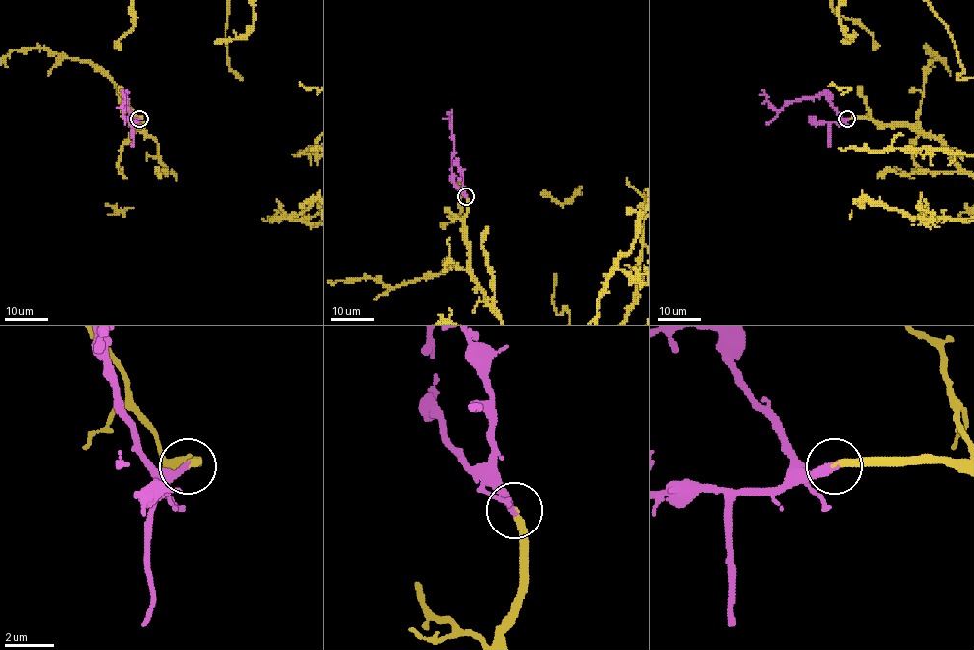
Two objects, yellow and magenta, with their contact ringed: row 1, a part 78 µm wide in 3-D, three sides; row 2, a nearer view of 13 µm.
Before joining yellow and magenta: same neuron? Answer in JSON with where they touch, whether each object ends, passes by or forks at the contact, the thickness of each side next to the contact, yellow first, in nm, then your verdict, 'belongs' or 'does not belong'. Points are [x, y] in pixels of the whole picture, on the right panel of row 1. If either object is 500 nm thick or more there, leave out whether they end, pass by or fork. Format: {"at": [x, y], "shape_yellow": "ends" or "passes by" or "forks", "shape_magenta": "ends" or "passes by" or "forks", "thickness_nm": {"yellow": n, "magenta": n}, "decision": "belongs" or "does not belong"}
{"at": [847, 119], "shape_yellow": "ends", "shape_magenta": "ends", "thickness_nm": {"yellow": 240, "magenta": 300}, "decision": "belongs"}

